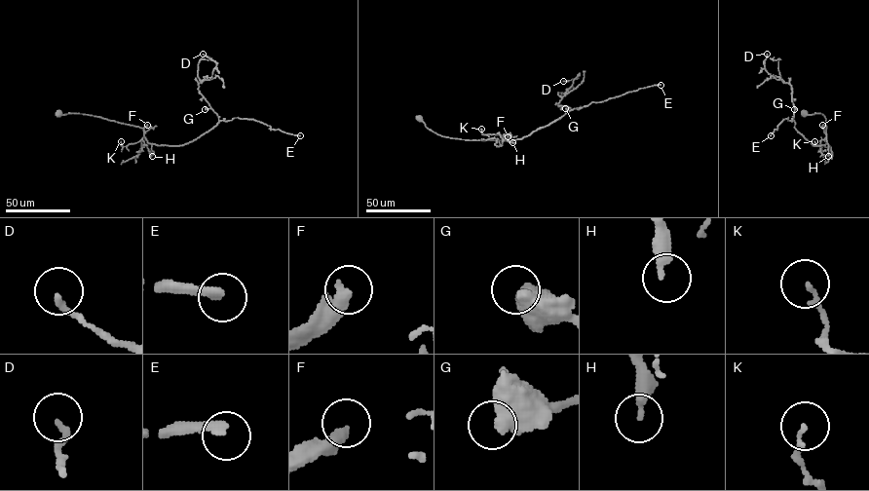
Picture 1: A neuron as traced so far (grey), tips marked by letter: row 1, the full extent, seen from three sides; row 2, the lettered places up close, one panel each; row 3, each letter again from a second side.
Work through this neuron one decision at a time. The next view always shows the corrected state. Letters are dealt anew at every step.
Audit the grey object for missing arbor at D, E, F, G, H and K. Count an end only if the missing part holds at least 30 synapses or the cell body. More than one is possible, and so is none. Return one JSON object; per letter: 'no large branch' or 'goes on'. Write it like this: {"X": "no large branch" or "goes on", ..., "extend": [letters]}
{"D": "no large branch", "E": "goes on", "F": "goes on", "G": "no large branch", "H": "no large branch", "K": "no large branch", "extend": ["E", "F"]}

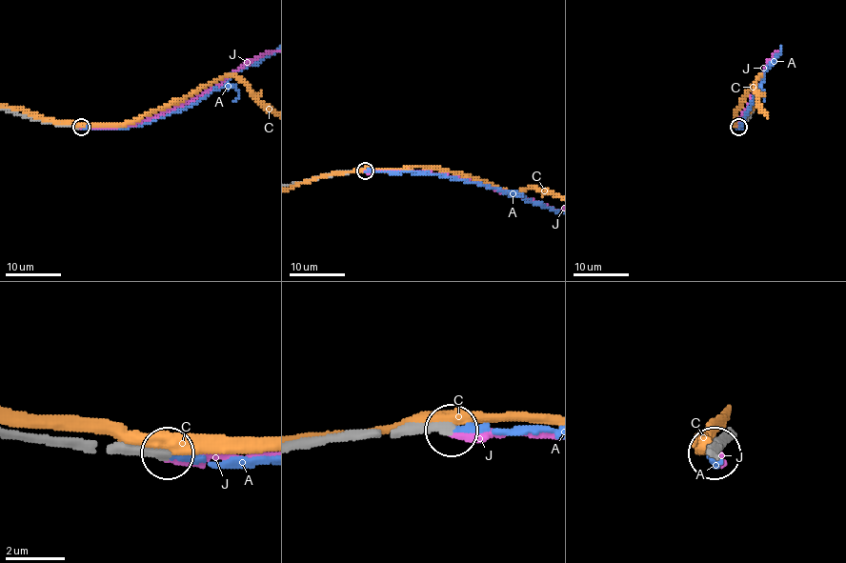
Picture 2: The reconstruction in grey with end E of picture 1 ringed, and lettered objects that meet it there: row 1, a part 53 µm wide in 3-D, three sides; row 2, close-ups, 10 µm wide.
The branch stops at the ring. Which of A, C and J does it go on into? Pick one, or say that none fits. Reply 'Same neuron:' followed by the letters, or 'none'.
Same neuron: A

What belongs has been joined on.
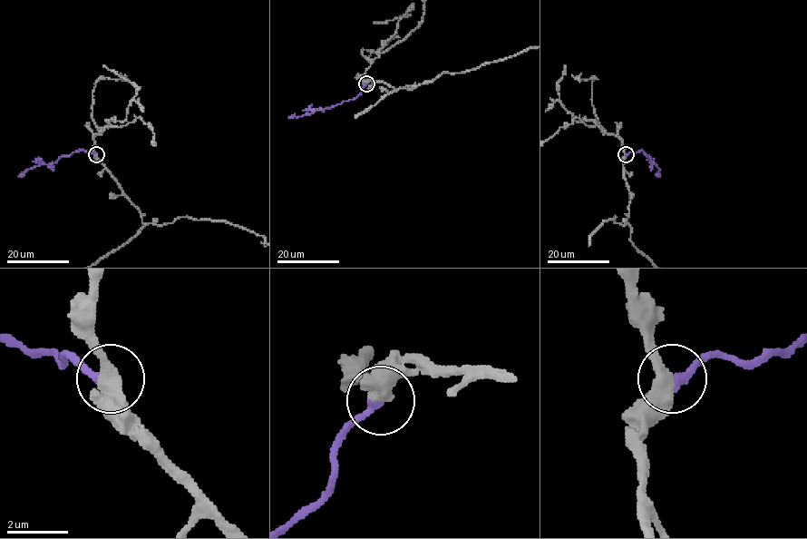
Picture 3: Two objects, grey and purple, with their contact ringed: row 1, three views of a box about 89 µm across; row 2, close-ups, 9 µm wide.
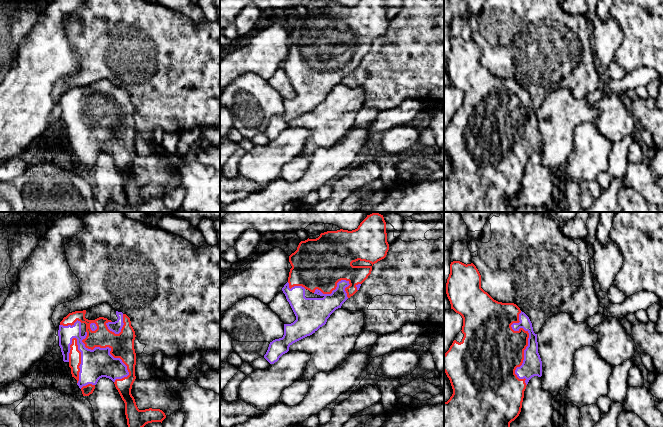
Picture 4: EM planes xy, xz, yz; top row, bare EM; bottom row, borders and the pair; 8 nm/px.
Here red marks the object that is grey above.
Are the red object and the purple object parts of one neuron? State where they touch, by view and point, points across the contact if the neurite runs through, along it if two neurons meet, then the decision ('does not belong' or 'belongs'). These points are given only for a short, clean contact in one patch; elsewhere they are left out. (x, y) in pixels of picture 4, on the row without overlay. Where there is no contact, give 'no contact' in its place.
yz (527, 119) | belongs

